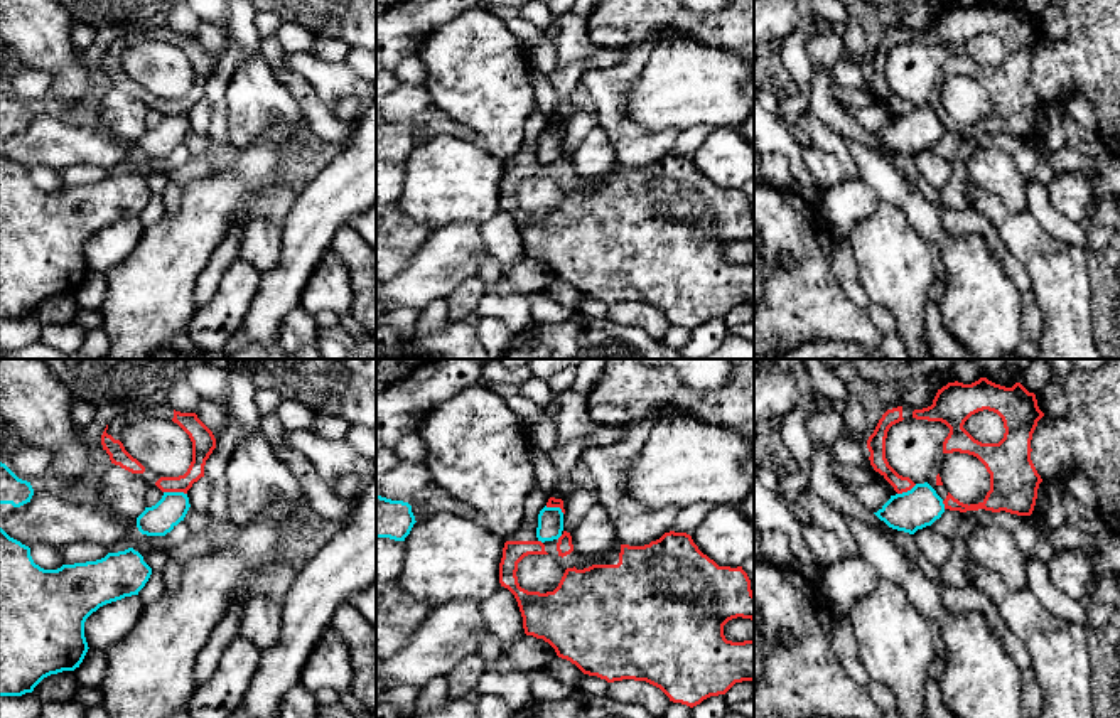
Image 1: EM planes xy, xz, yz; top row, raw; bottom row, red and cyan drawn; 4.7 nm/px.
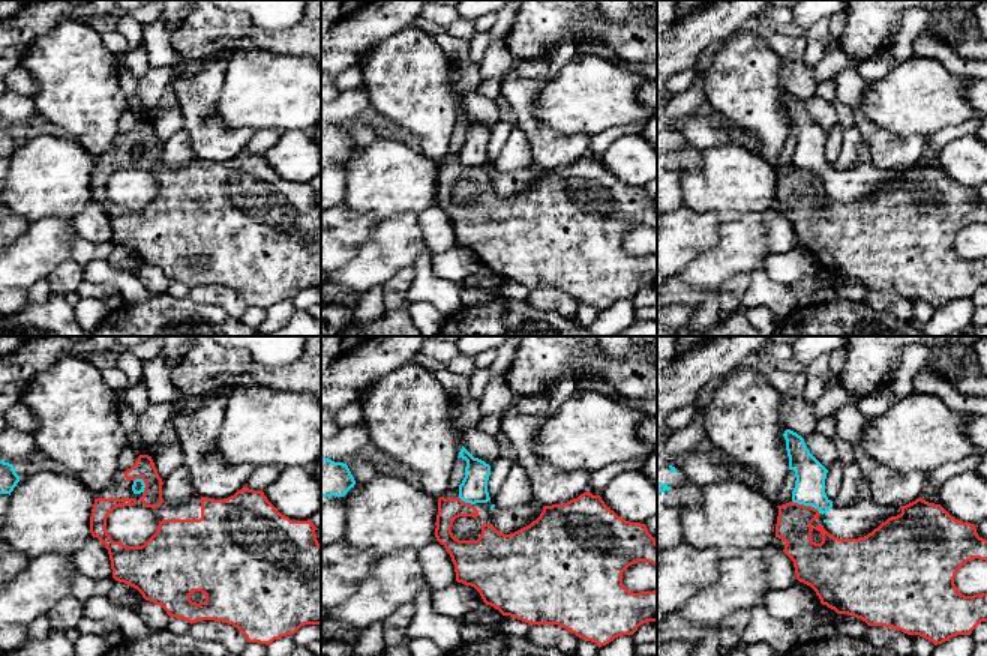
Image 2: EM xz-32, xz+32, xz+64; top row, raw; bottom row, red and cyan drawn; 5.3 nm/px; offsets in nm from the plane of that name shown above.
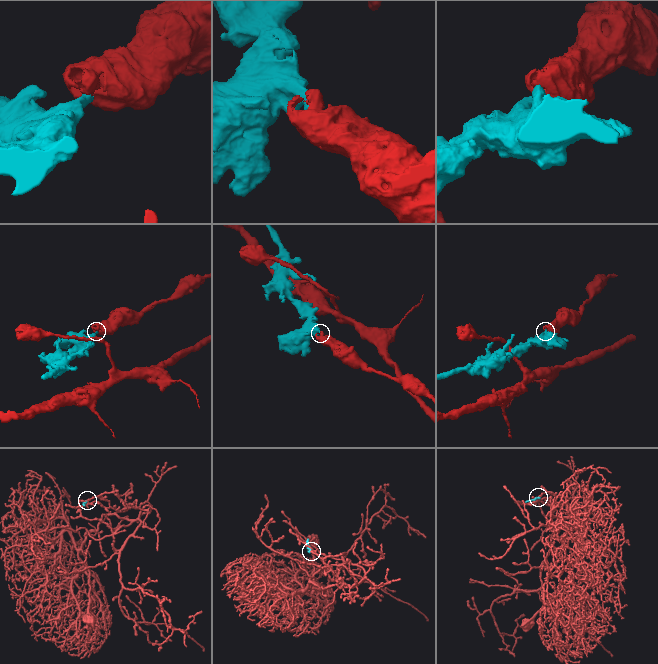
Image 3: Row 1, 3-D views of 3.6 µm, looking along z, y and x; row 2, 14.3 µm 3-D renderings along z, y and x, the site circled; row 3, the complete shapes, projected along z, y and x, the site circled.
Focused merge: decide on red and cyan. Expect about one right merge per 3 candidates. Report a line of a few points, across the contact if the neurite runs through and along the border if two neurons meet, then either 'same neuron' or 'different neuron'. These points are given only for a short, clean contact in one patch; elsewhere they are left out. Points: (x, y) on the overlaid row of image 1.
different neuron

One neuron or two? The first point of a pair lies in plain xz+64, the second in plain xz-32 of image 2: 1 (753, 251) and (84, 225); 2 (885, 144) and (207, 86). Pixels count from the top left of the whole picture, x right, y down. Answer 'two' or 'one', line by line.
1: two
2: one

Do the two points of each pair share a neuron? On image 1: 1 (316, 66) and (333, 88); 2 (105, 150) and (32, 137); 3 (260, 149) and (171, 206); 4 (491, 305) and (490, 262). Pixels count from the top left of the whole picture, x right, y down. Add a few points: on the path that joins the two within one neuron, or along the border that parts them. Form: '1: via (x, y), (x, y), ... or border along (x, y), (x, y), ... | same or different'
1: via (319, 71), (331, 83) | same
2: via (86, 145), (56, 145), (51, 142) | same
3: border along (183, 191), (179, 208), (174, 213), (164, 214) | different
4: via (490, 295), (490, 272) | same

